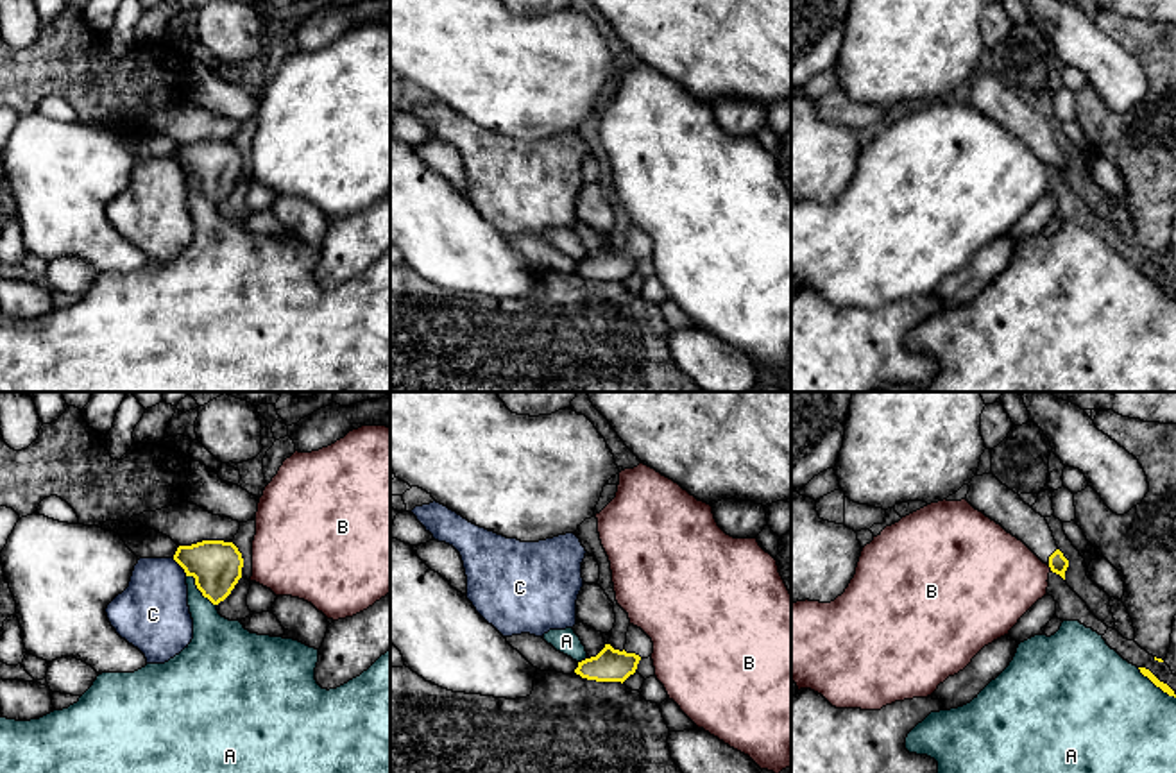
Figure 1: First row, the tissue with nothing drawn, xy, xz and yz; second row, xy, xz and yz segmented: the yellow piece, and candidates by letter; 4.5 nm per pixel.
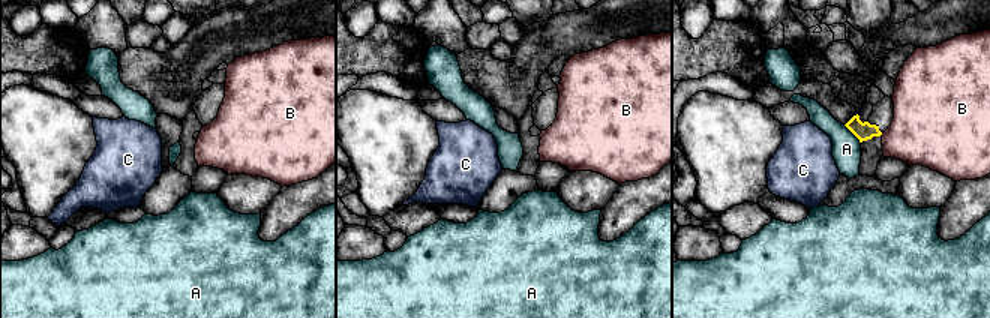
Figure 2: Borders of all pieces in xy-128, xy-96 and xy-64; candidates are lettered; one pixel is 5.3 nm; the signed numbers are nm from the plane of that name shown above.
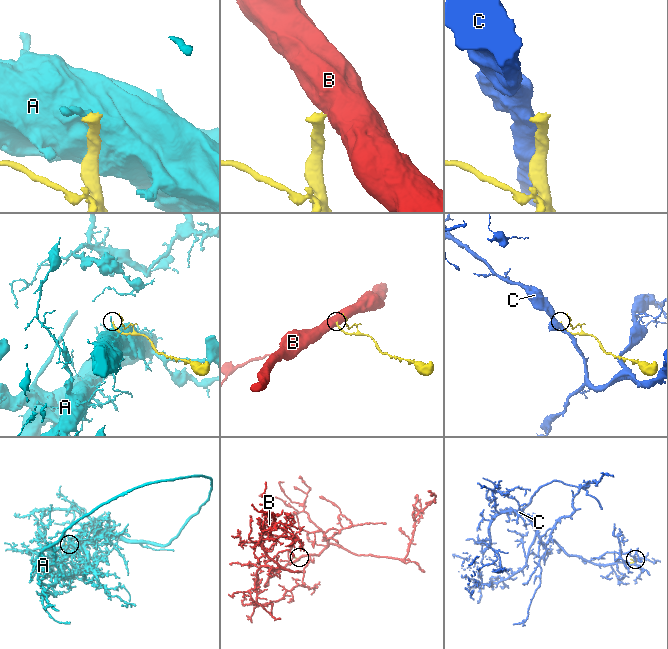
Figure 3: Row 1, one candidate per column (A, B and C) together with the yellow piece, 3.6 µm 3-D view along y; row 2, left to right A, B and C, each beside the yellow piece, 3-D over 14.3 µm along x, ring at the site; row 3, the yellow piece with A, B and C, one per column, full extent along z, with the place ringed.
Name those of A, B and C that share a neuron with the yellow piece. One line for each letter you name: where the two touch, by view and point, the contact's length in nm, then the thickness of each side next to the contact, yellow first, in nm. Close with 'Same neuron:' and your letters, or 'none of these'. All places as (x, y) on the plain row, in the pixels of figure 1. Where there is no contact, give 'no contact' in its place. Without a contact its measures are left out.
Same neuron: none of these

